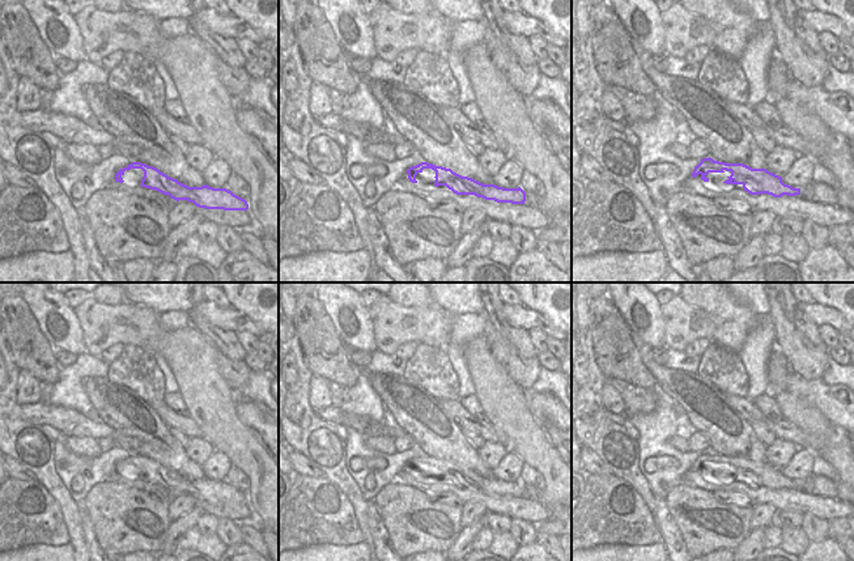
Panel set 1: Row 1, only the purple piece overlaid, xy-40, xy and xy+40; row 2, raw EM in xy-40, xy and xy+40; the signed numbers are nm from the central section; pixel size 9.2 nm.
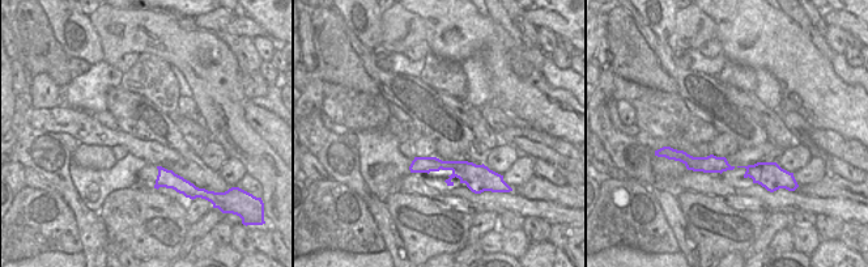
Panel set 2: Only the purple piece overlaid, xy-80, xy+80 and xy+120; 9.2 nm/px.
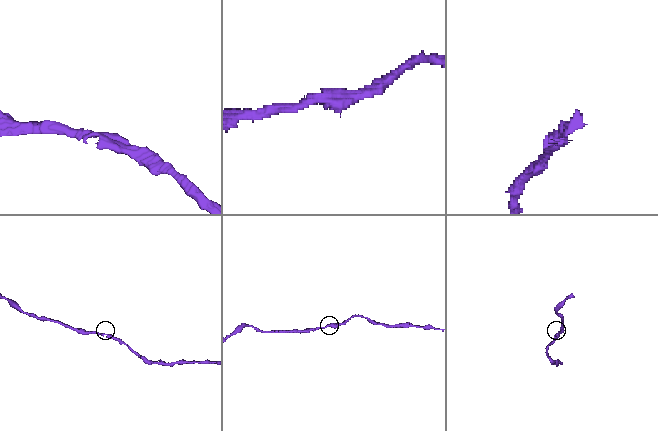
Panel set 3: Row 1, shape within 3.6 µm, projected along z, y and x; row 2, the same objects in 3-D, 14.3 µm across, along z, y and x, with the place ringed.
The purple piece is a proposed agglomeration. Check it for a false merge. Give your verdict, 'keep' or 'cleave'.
keep

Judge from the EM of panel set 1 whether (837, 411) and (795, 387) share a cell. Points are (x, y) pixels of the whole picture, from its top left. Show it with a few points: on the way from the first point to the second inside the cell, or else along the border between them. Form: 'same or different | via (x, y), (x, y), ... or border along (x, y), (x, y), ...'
same | via (827, 400), (818, 392), (806, 390)

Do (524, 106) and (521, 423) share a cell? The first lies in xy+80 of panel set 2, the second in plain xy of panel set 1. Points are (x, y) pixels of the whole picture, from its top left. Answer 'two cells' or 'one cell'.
two cells

